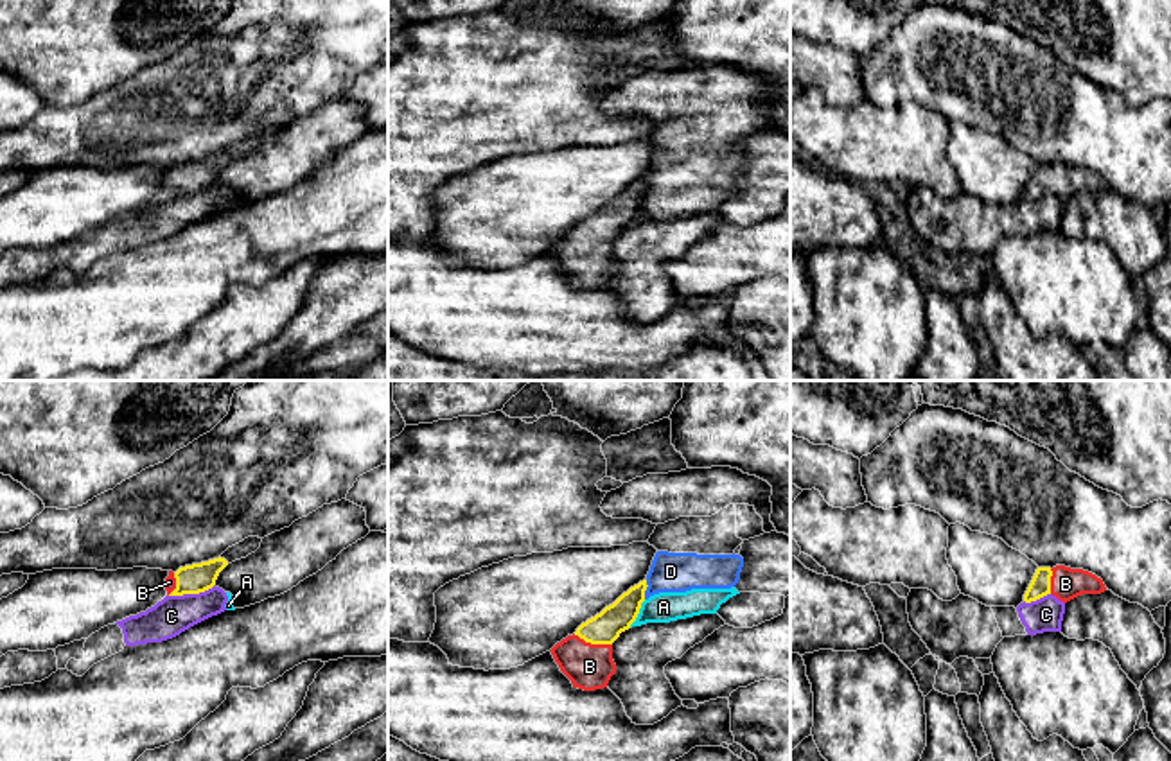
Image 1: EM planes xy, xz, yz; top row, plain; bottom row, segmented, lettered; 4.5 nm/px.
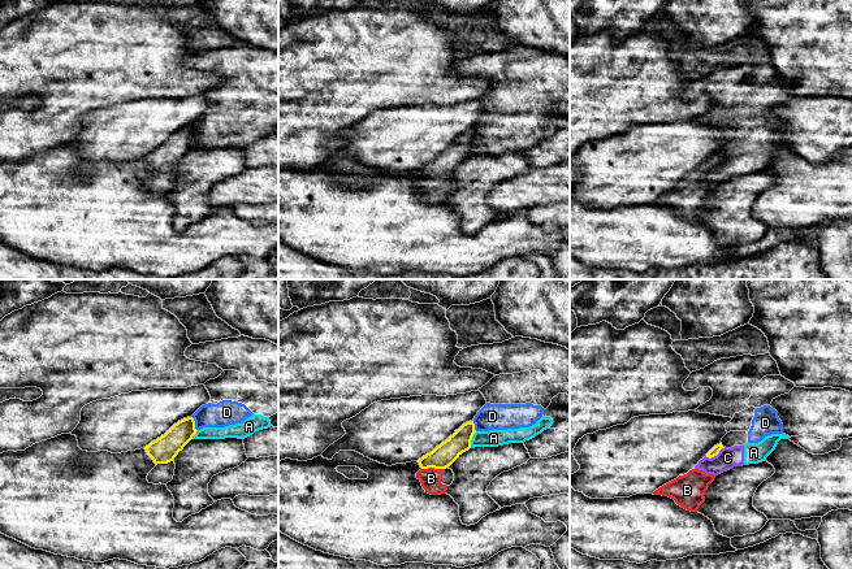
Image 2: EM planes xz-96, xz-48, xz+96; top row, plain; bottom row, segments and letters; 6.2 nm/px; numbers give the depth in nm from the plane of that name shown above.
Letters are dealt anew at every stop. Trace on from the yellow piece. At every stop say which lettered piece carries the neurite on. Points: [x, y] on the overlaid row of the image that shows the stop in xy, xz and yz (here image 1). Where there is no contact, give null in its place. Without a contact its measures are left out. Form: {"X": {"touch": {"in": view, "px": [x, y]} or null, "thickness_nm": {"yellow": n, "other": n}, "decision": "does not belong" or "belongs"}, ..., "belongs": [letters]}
{"A": {"touch": {"in": "xz", "px": [638, 612]}, "thickness_nm": {"yellow": 140, "other": 140}, "decision": "does not belong"}, "B": {"touch": {"in": "xz", "px": [593, 643]}, "thickness_nm": {"yellow": 140, "other": 200}, "decision": "belongs"}, "C": {"touch": {"in": "xy", "px": [191, 593]}, "thickness_nm": {"yellow": 130, "other": 170}, "decision": "does not belong"}, "D": {"touch": {"in": "xz", "px": [645, 589]}, "thickness_nm": {"yellow": 140, "other": 180}, "decision": "does not belong"}, "belongs": ["B"]}

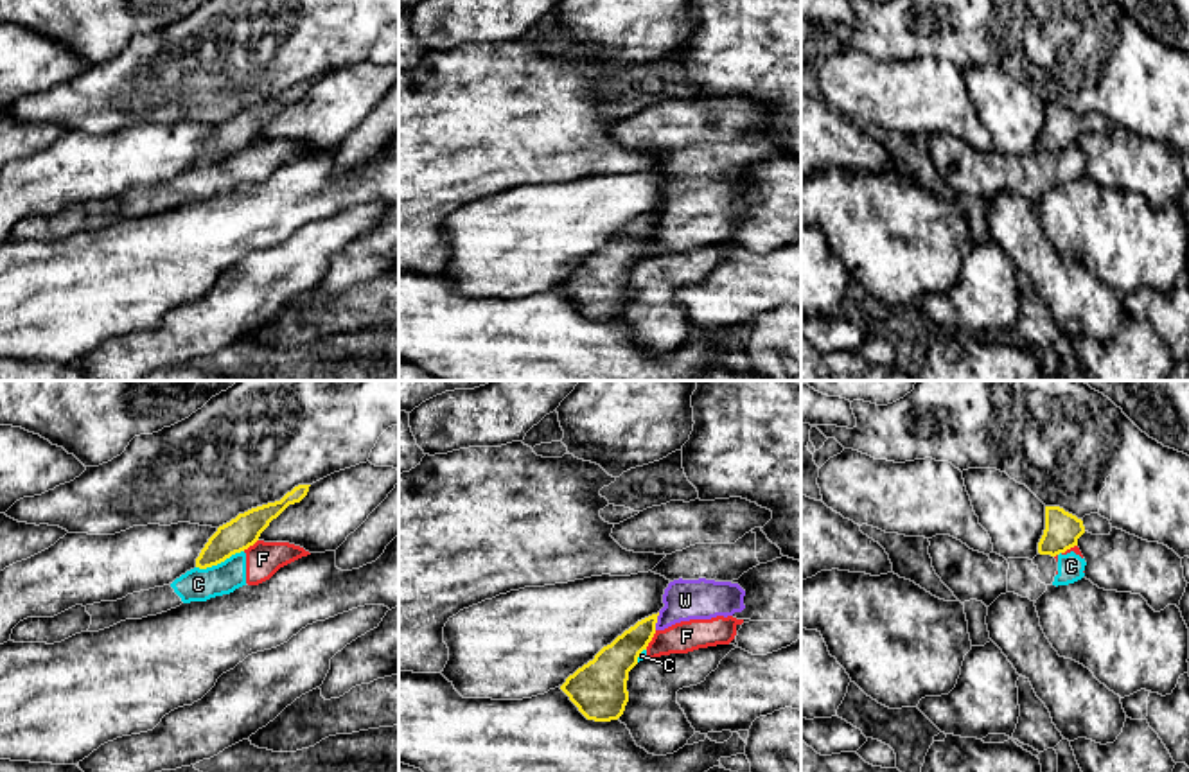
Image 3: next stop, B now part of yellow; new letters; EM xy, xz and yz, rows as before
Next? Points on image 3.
{"C": {"touch": {"in": "xy", "px": [220, 562]}, "thickness_nm": {"yellow": 150, "other": 140}, "decision": "does not belong"}, "F": {"touch": {"in": "xz", "px": [651, 640]}, "thickness_nm": {"yellow": 190, "other": 140}, "decision": "does not belong"}, "W": {"touch": {"in": "xz", "px": [656, 622]}, "thickness_nm": {"yellow": 160, "other": 180}, "decision": "does not belong"}, "belongs": []}

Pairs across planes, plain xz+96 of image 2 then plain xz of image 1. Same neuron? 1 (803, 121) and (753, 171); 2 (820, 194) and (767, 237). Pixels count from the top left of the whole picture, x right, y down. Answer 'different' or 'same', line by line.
1: same
2: same

